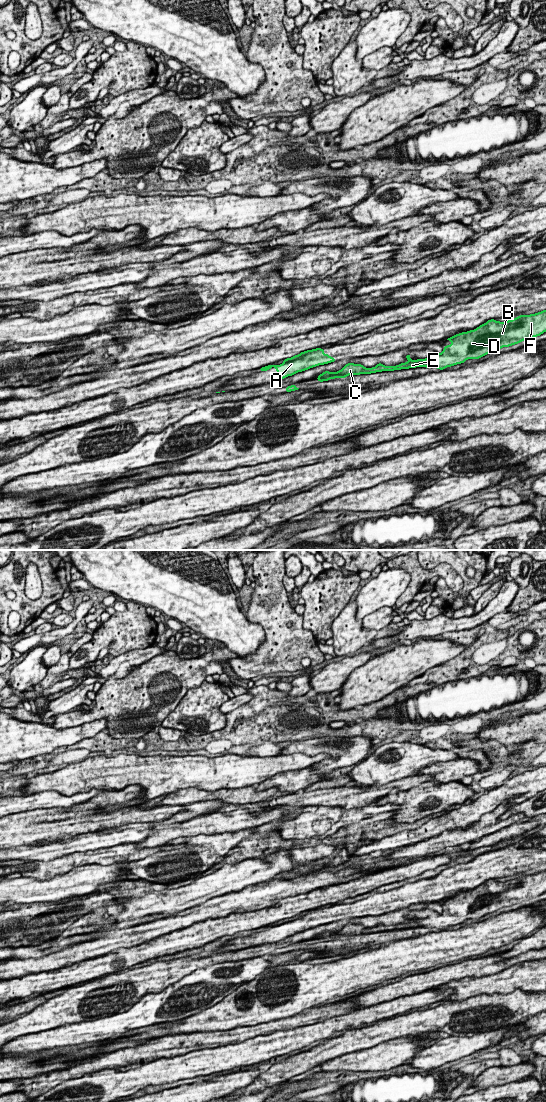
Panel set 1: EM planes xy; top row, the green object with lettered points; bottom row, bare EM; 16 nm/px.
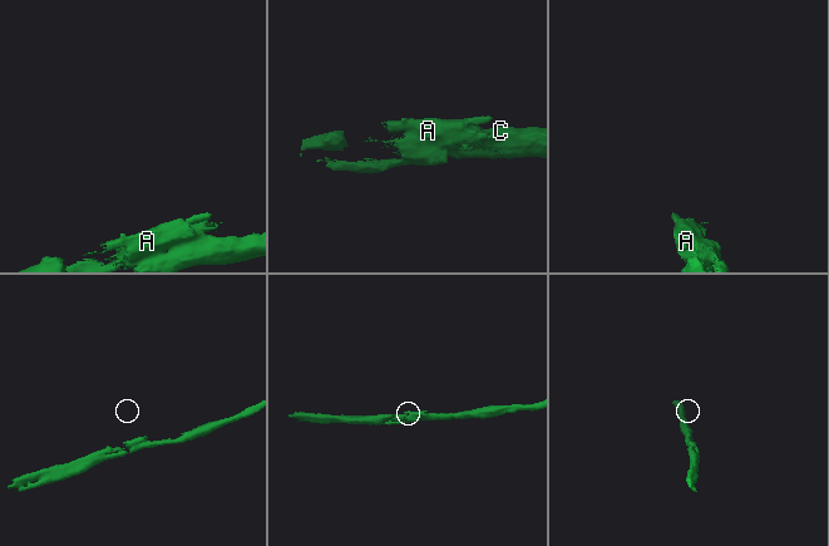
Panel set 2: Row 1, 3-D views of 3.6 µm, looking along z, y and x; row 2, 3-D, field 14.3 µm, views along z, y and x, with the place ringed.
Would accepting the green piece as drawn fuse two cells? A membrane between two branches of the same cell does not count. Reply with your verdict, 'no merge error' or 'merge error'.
merge error

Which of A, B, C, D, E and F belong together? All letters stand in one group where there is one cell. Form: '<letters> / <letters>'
A / B C D E F

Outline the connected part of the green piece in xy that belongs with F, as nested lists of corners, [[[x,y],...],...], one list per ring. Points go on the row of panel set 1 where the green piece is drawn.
[[[546,310],[520,315],[505,322],[488,320],[474,330],[456,334],[447,340],[452,344],[444,346],[441,353],[435,353],[425,359],[411,360],[411,354],[406,355],[409,361],[396,366],[384,366],[378,363],[375,367],[365,368],[362,364],[347,363],[337,372],[324,371],[317,377],[319,382],[335,378],[345,378],[349,375],[371,374],[382,371],[394,371],[416,367],[437,368],[444,370],[467,359],[480,359],[503,347],[509,347],[540,336],[546,332]]]

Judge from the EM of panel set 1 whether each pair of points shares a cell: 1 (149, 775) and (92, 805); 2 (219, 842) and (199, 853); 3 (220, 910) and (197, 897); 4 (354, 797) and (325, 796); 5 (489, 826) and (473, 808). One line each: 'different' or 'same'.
1: different
2: same
3: different
4: same
5: different

